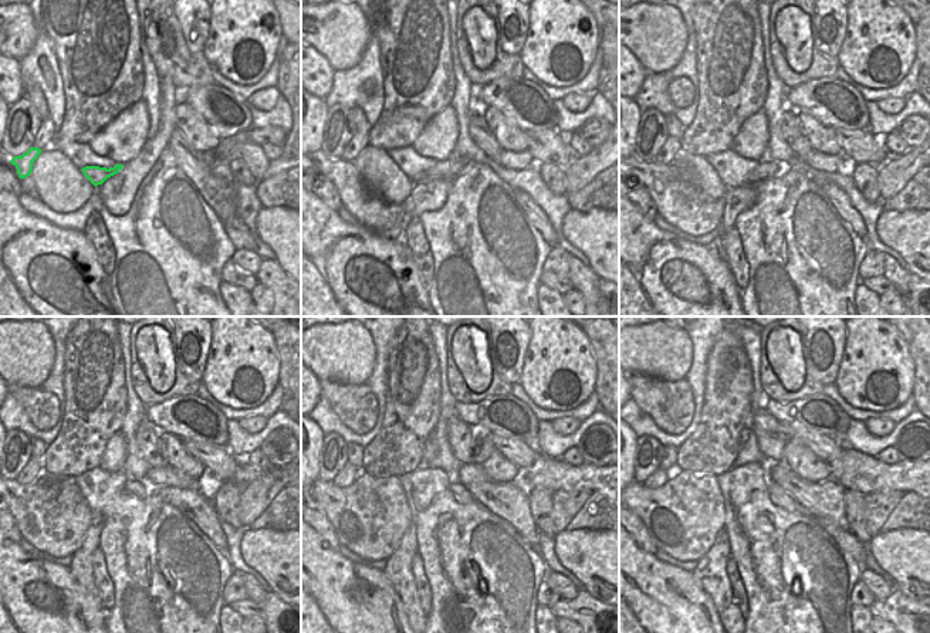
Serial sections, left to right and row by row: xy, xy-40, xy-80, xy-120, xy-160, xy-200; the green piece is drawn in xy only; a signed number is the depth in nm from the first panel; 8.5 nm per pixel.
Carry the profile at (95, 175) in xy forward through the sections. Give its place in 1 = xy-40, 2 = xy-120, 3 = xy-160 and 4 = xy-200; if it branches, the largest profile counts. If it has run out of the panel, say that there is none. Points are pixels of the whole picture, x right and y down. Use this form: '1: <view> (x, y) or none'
1: xy-40 (447, 168)
2: xy-120 (138, 487)
3: xy-160 (460, 494)
4: xy-200 (778, 497)

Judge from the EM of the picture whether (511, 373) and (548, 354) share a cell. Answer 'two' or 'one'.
two

